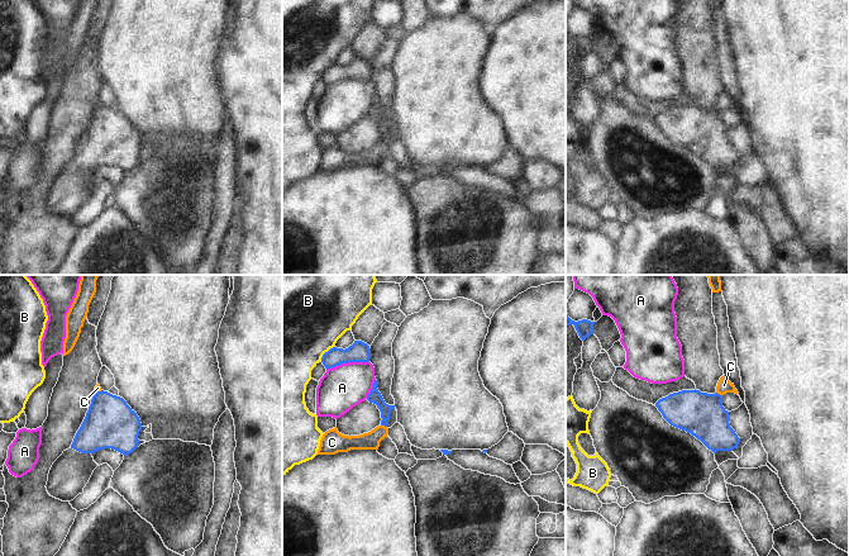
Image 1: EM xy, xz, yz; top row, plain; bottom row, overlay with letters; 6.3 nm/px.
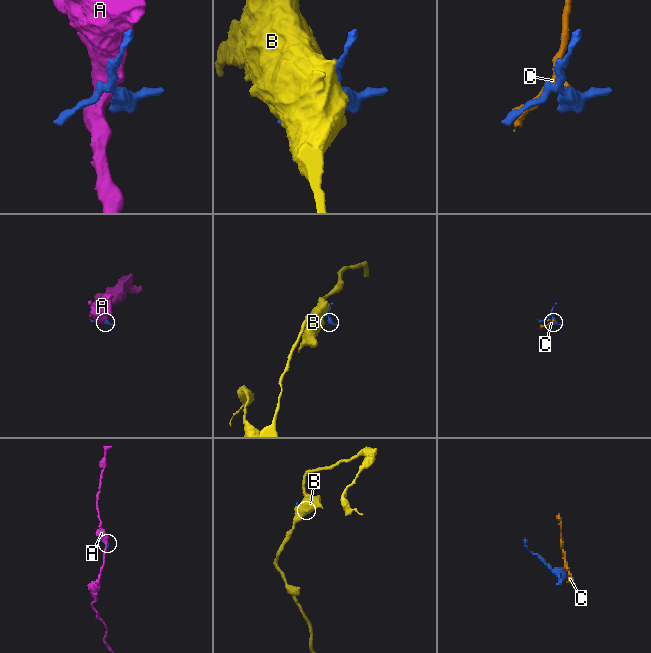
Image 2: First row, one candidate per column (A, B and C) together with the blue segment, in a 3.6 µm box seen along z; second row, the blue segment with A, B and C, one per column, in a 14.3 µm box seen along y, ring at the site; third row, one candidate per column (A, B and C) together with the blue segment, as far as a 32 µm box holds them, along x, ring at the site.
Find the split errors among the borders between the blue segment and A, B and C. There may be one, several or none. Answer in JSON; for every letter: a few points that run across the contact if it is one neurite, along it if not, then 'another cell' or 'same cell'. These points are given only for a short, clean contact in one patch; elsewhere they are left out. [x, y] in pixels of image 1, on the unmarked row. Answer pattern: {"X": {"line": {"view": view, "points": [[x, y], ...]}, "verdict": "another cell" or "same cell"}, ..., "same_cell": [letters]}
{"A": {"verdict": "another cell"}, "B": {"verdict": "another cell"}, "C": {"line": {"view": "xz", "points": [[375, 113], [384, 124], [384, 141], [367, 157]]}, "verdict": "same cell"}, "same_cell": ["C"]}

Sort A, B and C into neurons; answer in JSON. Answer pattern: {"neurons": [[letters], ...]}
{"neurons": [["A"], ["B"], ["C"]]}

